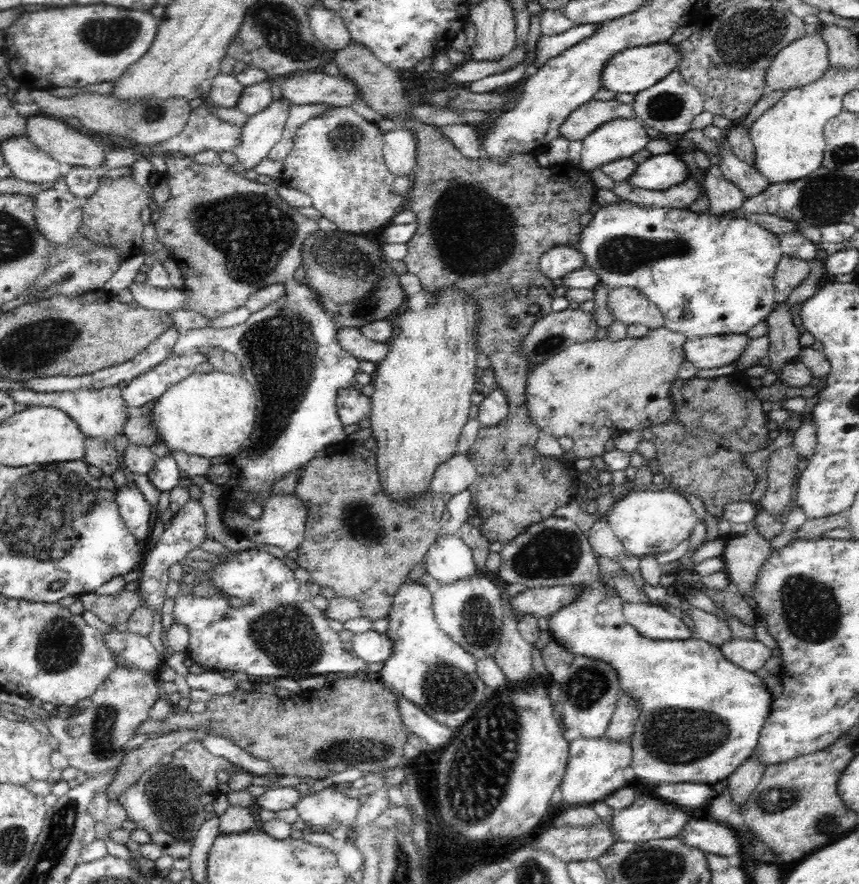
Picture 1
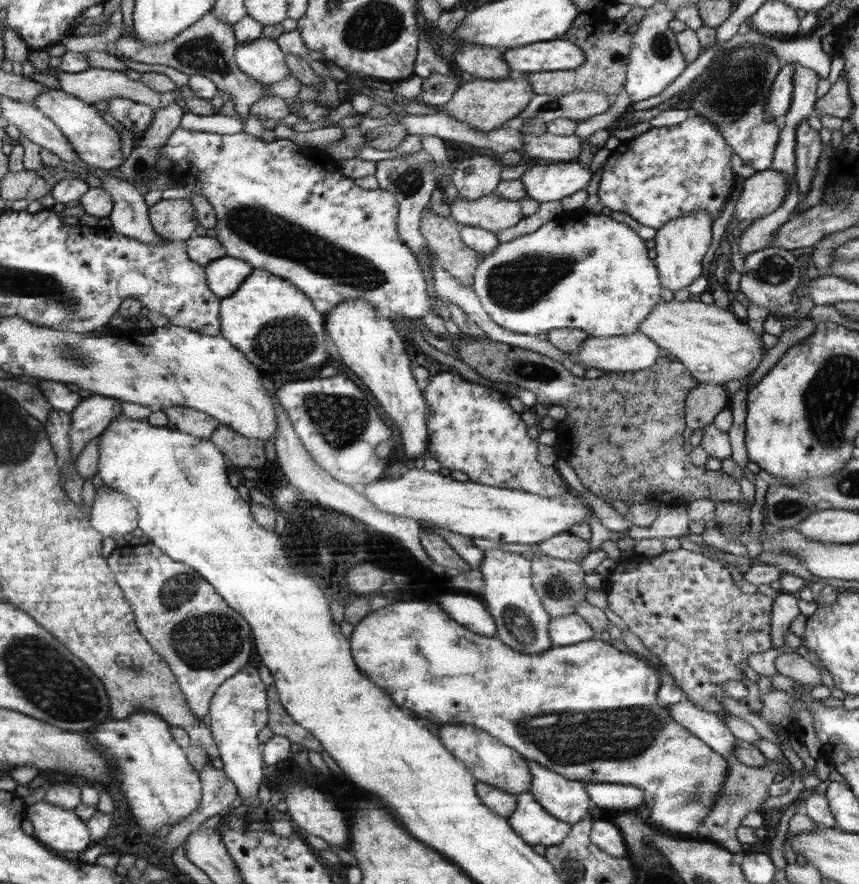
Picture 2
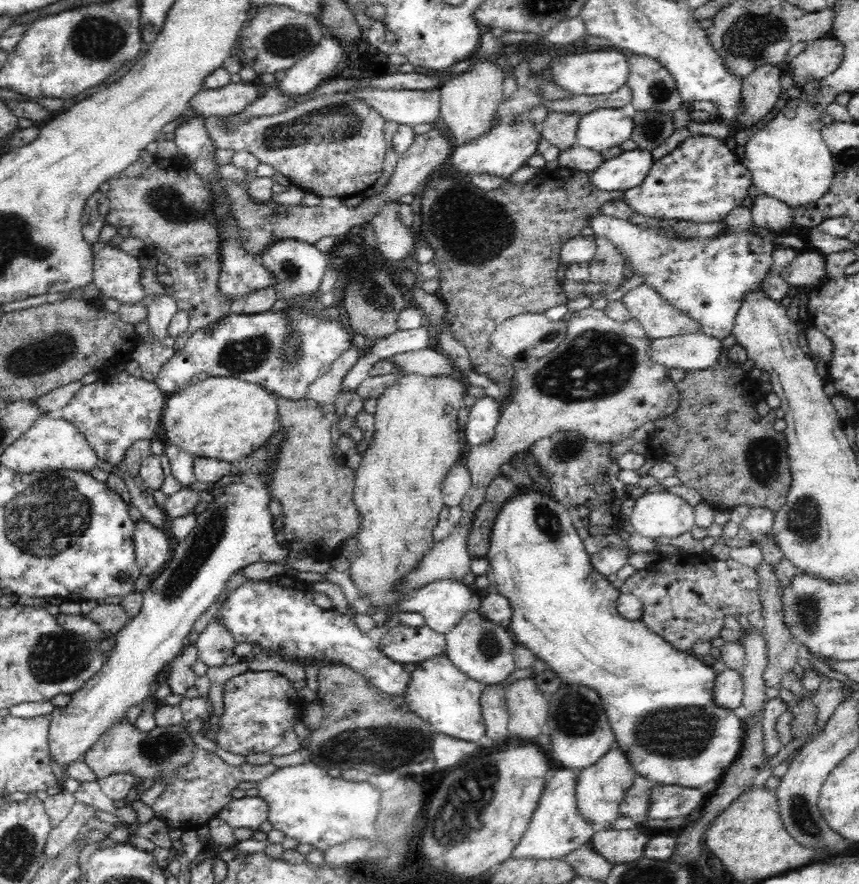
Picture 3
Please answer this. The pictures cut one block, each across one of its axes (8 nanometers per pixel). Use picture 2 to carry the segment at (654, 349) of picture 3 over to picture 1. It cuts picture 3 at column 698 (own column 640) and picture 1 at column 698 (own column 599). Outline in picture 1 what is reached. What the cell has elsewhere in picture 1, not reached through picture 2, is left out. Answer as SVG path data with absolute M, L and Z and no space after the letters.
M746 333L687 339L685 355L696 368L722 368L742 356L751 338Z

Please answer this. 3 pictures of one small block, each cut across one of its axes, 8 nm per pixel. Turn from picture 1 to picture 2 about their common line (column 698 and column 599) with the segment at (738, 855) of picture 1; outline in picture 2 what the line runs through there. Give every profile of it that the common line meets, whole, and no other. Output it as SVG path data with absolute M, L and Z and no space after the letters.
M607 815L604 818L593 821L592 834L590 834L593 846L597 846L610 856L624 858L628 845L621 829L610 821Z

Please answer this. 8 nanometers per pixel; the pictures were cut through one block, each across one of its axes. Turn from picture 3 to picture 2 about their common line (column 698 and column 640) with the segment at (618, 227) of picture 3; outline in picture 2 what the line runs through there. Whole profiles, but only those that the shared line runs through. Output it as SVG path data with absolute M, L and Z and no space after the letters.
M582 211L574 214L564 214L562 217L554 218L547 222L536 232L532 232L532 234L520 236L520 238L510 242L499 243L498 248L494 248L494 253L490 253L482 260L482 263L478 263L471 286L481 300L484 310L490 315L490 318L498 326L506 330L511 330L518 334L537 336L542 332L547 333L549 330L575 328L583 330L590 337L606 338L638 332L642 322L649 318L654 307L660 303L660 292L662 292L663 288L661 287L661 278L658 278L659 272L656 272L656 267L654 262L652 262L652 258L648 256L648 248L646 248L644 240L629 225L622 224L622 221L614 220L612 216L604 216L602 213Z

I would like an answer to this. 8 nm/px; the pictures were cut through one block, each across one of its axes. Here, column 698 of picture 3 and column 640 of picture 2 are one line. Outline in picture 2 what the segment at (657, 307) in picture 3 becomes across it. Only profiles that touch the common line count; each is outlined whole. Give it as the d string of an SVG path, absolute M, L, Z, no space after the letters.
M662 301L654 307L649 318L642 322L642 333L646 333L661 348L669 350L671 356L679 358L699 382L726 385L729 380L744 380L758 368L764 358L762 338L744 326L732 310L722 310L718 305L704 302Z

